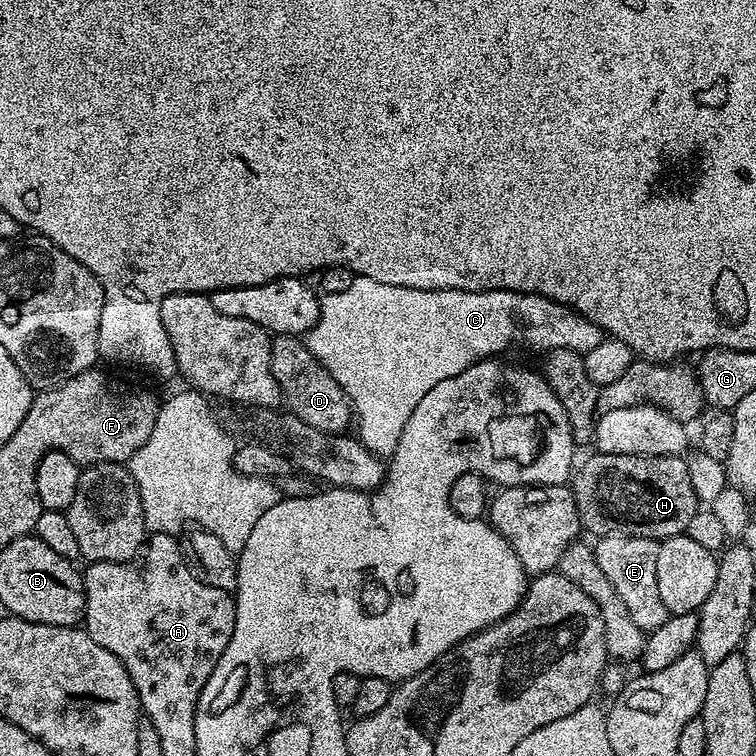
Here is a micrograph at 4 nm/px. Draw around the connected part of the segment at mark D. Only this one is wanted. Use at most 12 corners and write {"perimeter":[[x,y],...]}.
{"perimeter":[[272,336],[270,370],[287,411],[344,434],[354,415],[301,337]]}

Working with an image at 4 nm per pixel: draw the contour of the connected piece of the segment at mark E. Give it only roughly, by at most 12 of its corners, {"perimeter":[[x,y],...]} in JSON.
{"perimeter":[[602,536],[598,566],[645,634],[670,615],[658,544]]}

